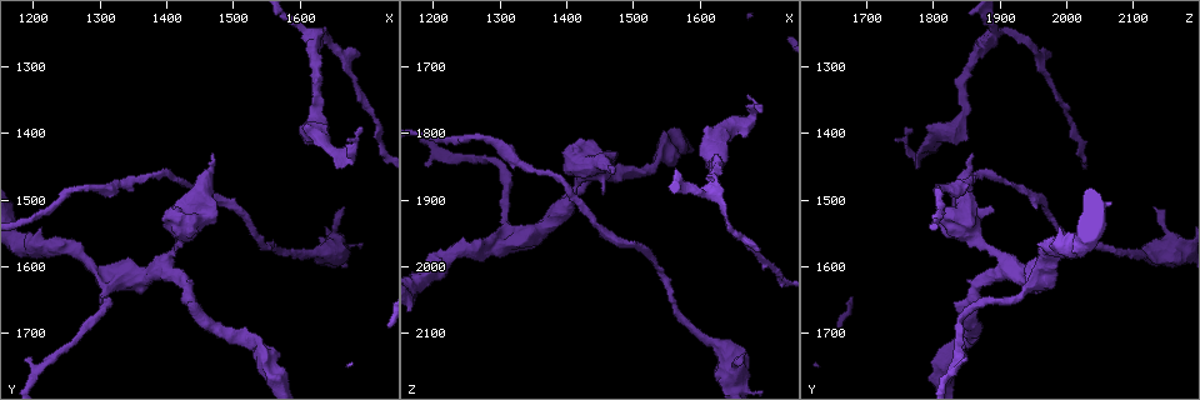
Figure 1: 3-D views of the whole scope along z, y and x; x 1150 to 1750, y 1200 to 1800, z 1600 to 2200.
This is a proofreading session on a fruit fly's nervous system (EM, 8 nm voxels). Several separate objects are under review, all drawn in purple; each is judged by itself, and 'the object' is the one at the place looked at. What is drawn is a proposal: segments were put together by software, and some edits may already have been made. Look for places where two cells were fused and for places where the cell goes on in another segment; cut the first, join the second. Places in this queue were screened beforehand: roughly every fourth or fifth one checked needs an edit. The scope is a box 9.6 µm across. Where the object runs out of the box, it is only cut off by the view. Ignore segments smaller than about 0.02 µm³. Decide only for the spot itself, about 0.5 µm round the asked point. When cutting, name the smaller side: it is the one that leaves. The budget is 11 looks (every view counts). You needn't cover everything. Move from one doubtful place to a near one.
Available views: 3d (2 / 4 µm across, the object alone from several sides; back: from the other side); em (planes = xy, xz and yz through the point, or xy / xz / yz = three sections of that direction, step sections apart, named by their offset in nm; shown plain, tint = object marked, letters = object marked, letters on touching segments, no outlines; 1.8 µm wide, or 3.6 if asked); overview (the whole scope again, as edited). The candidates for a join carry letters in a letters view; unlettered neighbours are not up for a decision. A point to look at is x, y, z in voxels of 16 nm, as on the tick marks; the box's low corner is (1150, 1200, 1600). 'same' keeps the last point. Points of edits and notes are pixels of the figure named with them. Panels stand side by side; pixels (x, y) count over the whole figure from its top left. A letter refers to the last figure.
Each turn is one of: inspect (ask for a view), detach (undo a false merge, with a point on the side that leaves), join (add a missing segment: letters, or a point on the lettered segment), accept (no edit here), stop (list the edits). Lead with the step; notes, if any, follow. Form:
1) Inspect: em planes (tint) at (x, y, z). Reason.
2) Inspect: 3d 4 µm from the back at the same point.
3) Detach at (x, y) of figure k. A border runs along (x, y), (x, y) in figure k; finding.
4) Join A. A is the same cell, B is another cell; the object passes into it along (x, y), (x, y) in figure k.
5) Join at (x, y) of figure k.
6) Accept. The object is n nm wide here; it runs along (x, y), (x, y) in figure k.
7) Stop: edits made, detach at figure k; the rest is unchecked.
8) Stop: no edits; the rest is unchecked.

Inspect: 3d 4 µm at (1455, 1515, 1890). Branch stops here.

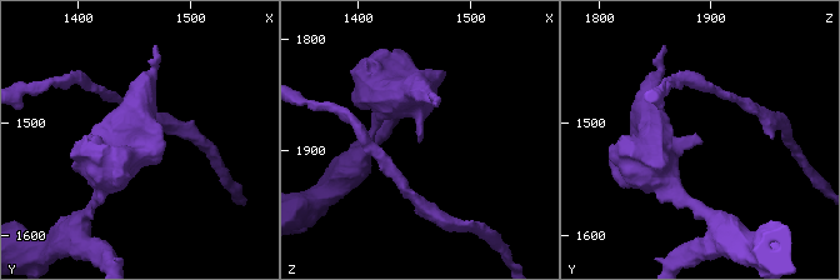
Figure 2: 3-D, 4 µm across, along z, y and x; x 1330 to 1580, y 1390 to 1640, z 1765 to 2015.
Inspect: em planes (plain) at (1456, 1512, 1890).

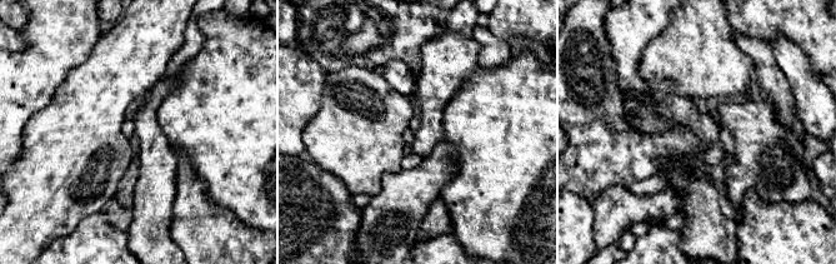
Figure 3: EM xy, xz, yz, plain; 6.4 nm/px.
Inspect: em planes (letters) at the same point. See the neighbours.

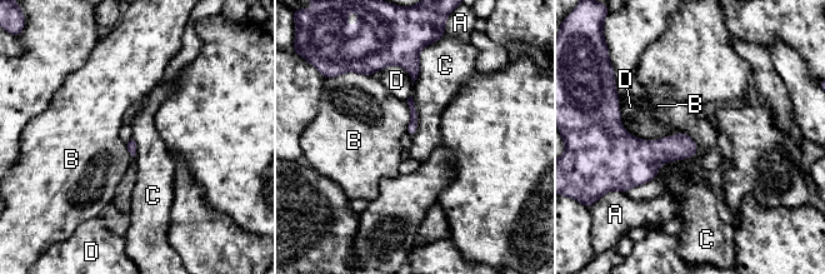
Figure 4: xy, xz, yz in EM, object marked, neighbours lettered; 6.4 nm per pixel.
Accept. The longest contact is with C, 550 nm; A, B, C and D are other cells; a border runs along (620, 123), (698, 153) in figure 4; no lettered segment goes on from it.

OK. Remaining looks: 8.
Inspect: em planes (plain) at (1325, 1625, 1955). A narrow waist.

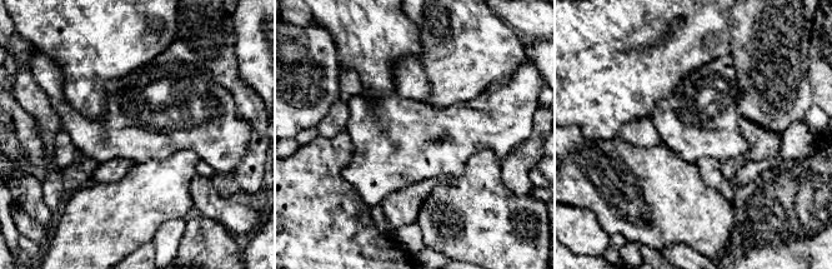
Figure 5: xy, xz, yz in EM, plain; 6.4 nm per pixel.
Inspect: em planes (letters) at the same point. See the neighbours.

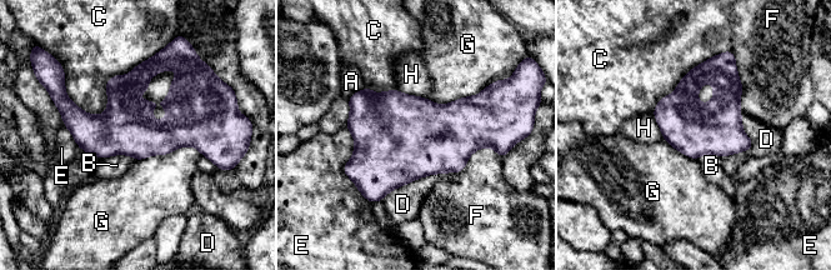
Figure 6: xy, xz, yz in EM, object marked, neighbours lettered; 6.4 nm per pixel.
Accept. A, B, C, D, E, F, G and H are other cells; all the same cell.

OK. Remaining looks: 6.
Inspect: em 3.6 µm planes (tint) at (1620, 1380, 1840). Calibre changes.

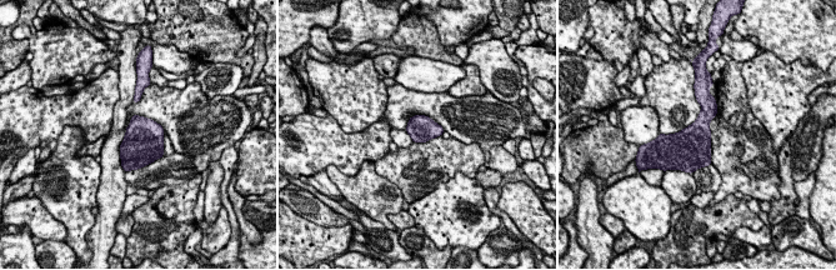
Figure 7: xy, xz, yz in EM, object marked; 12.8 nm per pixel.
Inspect: em 3.6 µm planes (letters) at the same point.

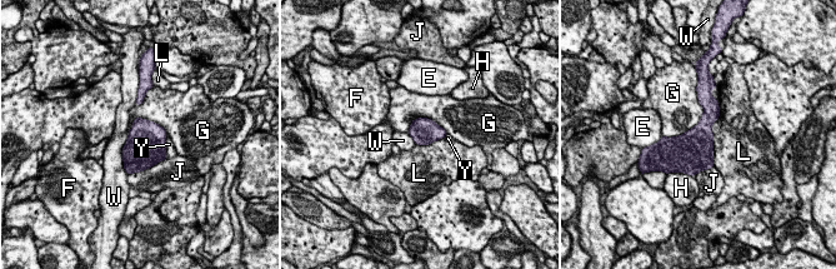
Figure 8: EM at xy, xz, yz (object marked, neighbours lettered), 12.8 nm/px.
Accept. E, F, G, H, J, L, W and Y are other cells; a border runs along (697, 90), (700, 120), (662, 137) in figure 8; all the same cell.

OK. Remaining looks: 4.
Inspect: em planes (tint) at (1185, 1740, 1845). Thin end.

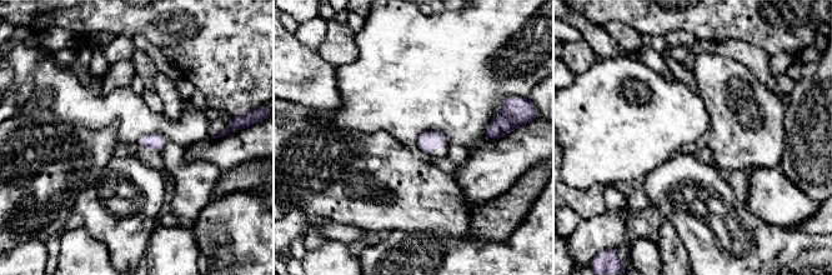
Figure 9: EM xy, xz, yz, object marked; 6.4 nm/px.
Inspect: em planes (letters) at the same point. What lies round it.

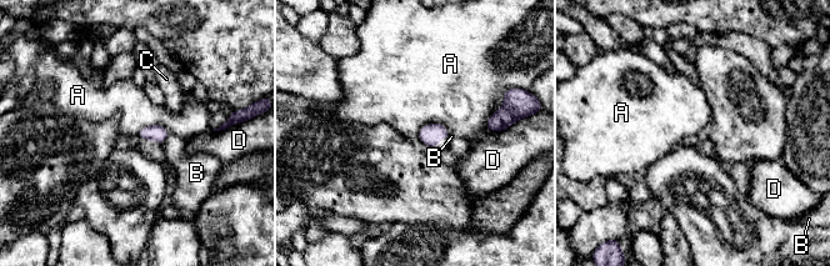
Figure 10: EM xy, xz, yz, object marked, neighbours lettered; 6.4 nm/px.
Accept. The object is 110 nm wide here; A, B, C and D are other cells; a border runs along (449, 131), (426, 124), (416, 136) in figure 10; none of them fits.

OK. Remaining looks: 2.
Stop: no edits; the rest is unchecked.

